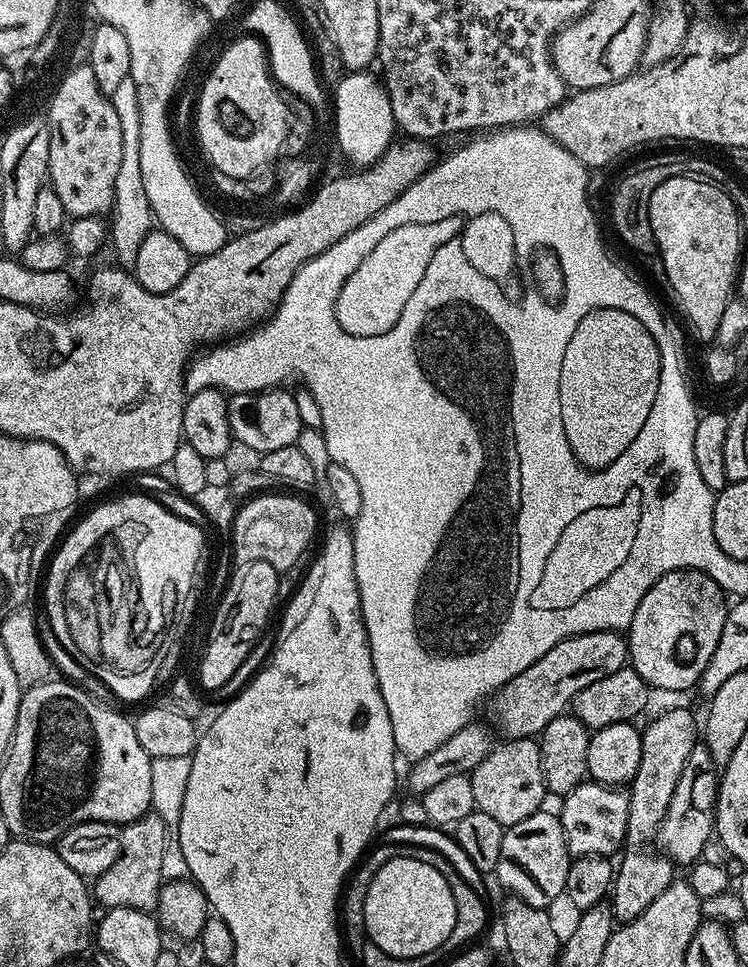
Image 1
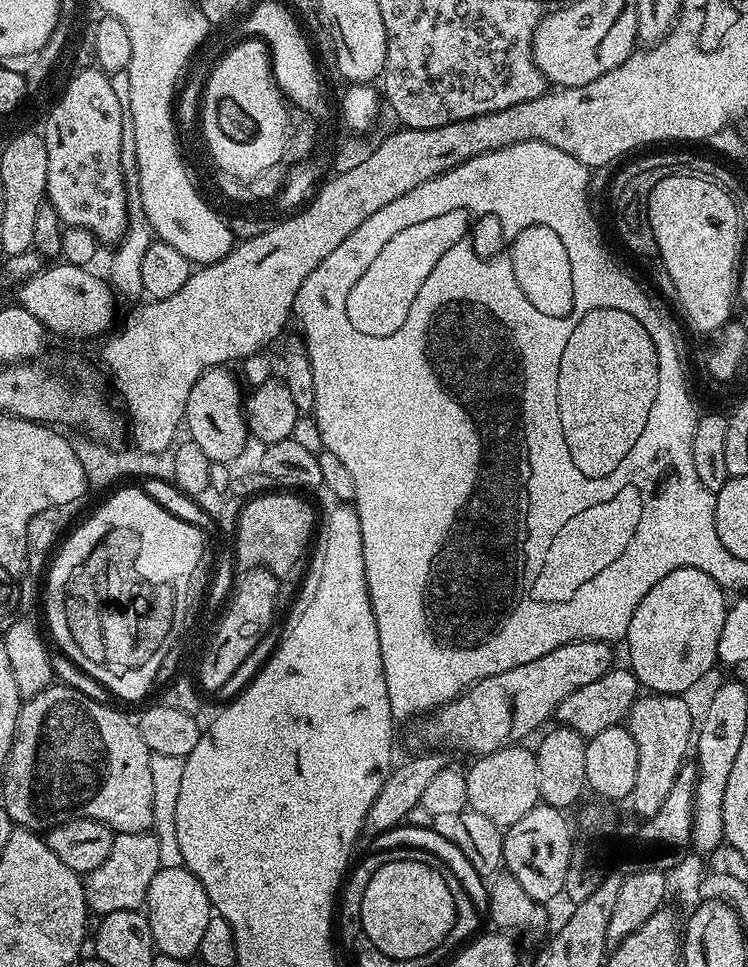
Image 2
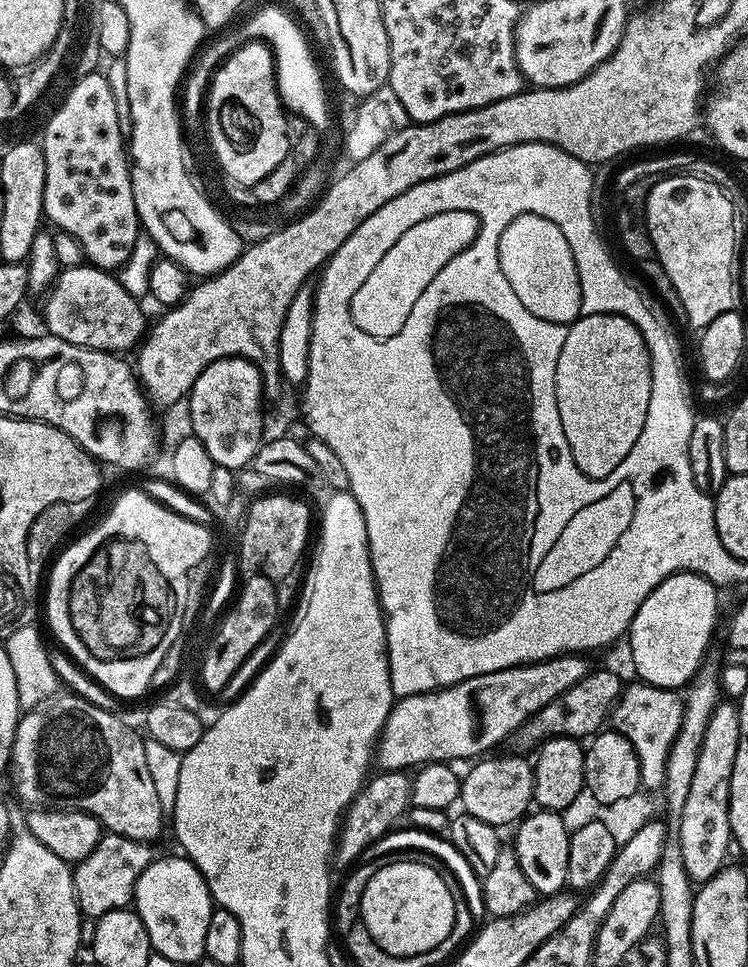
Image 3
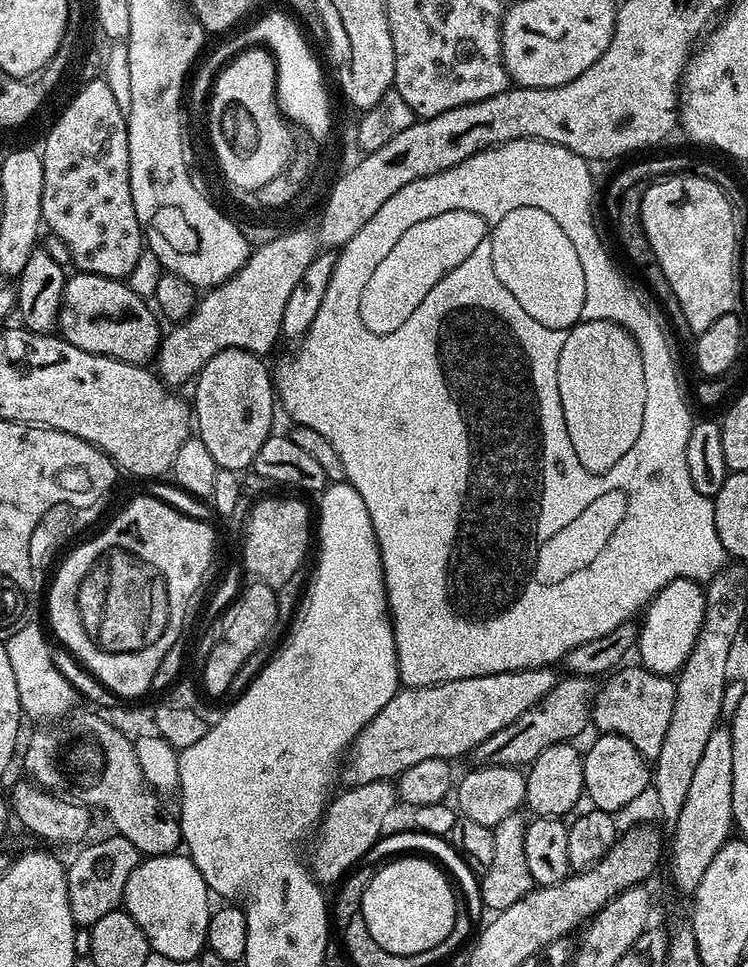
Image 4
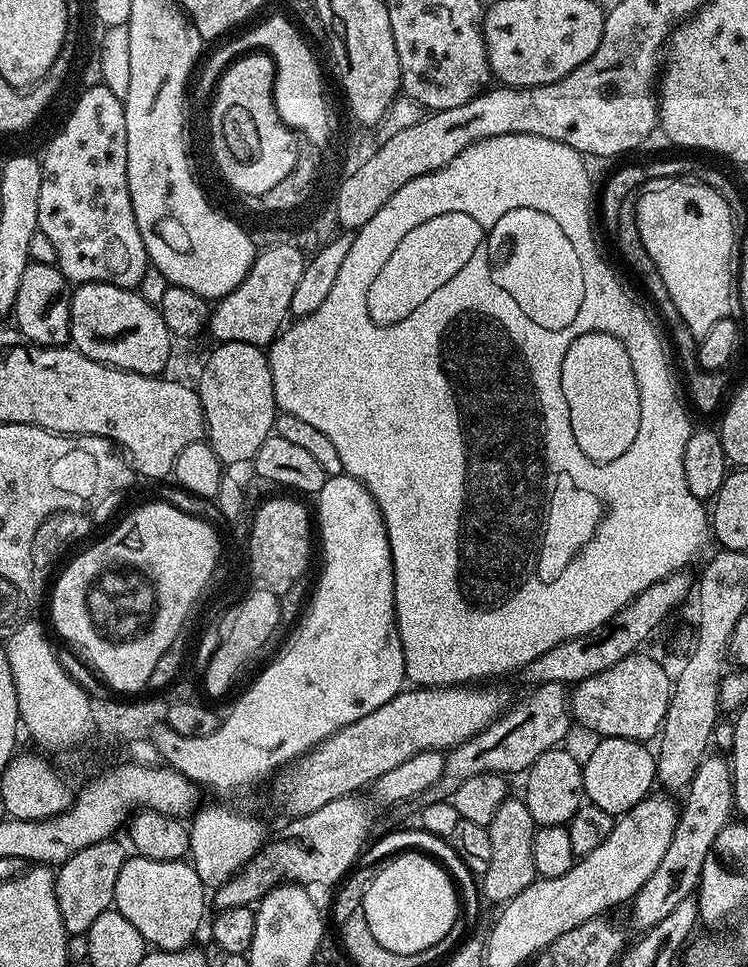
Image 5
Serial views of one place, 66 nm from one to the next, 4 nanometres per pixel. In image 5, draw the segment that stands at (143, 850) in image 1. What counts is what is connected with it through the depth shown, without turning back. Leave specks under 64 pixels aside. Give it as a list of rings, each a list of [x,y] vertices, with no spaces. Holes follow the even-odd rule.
[[[113,838],[94,842],[94,846],[86,846],[86,850],[78,850],[70,859],[55,869],[56,897],[58,910],[62,914],[62,922],[73,936],[83,936],[94,926],[98,914],[109,911],[113,907],[114,886],[117,885],[118,874],[126,859],[126,852]]]

